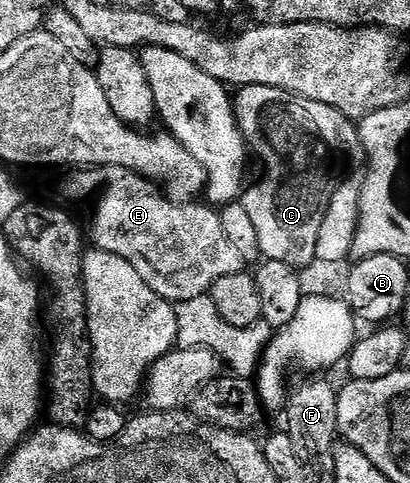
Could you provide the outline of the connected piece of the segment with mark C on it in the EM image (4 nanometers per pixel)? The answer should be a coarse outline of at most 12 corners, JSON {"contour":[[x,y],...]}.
{"contour":[[277,87],[234,94],[263,178],[241,197],[266,260],[302,270],[347,118]]}

